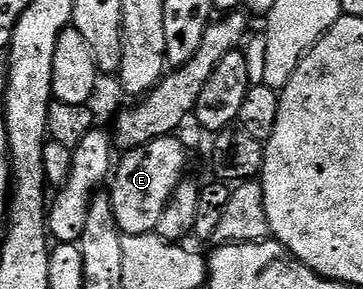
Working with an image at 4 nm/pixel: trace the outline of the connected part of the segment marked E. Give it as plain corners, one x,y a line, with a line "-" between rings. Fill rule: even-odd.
177,136
151,140
145,146
126,150
120,155
111,174
113,187
107,190
109,203
117,221
117,229
122,235
151,234
156,231
159,216
171,200
175,188
186,177
189,154

